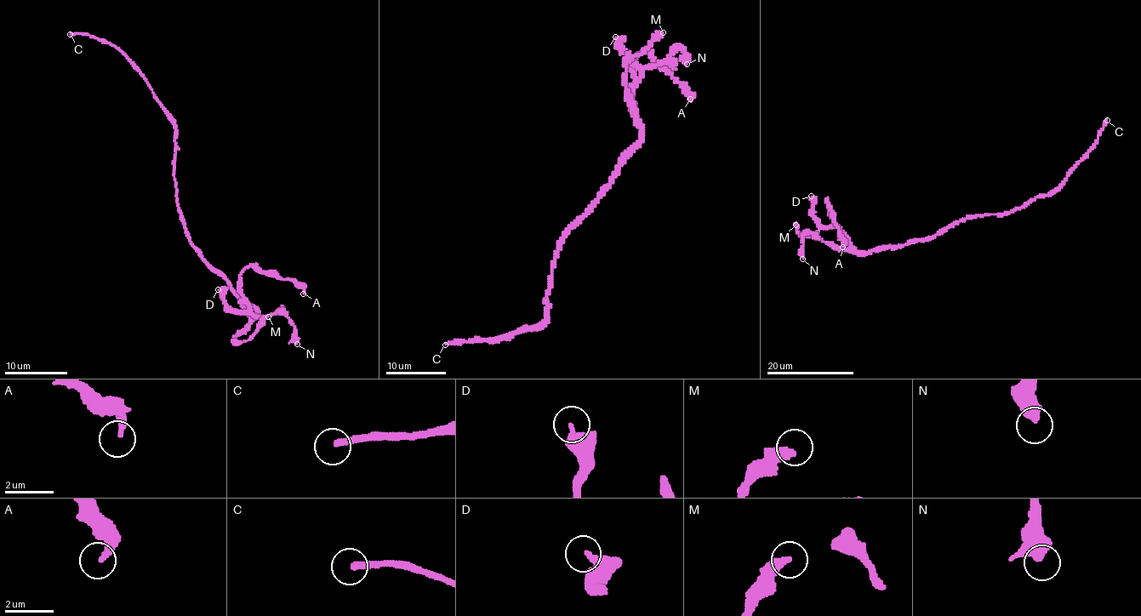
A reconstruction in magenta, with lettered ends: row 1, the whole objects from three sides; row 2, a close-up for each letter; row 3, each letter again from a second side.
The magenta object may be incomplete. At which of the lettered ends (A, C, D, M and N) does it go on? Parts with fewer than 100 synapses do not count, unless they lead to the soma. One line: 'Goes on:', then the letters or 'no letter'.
Goes on: C

